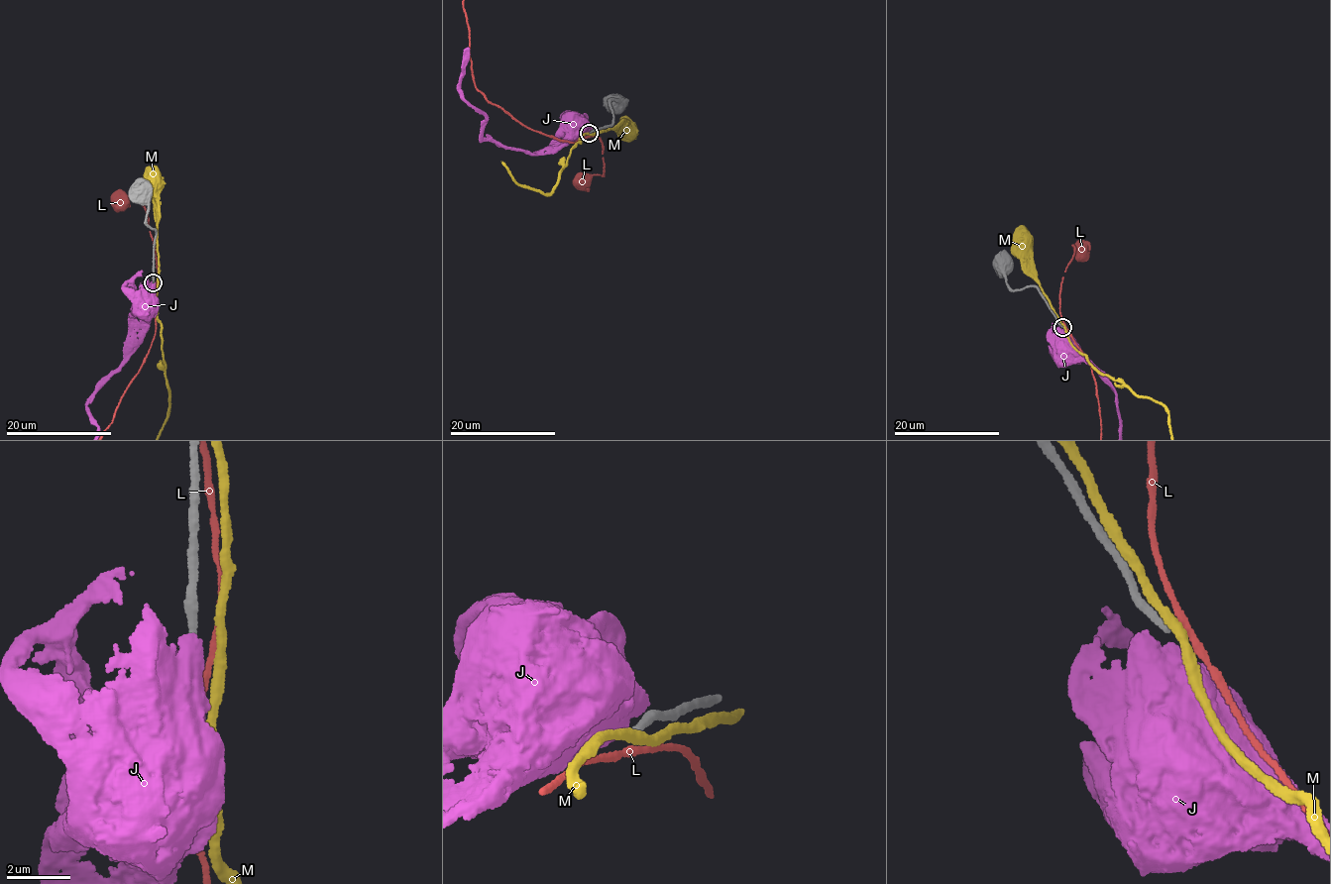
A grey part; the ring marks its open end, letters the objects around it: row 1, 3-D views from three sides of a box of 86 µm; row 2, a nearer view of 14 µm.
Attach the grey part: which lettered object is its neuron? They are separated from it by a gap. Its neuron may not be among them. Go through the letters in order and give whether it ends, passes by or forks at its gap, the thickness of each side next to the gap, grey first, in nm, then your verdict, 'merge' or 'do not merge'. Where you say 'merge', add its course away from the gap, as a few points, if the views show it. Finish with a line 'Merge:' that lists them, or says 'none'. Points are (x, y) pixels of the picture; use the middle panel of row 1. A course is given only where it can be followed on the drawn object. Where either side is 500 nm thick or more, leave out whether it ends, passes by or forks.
J: 240/700 nm | do not merge
L: it passes by | 240/190 nm | do not merge
M: it passes by | 240/300 nm | do not merge
Merge: none

